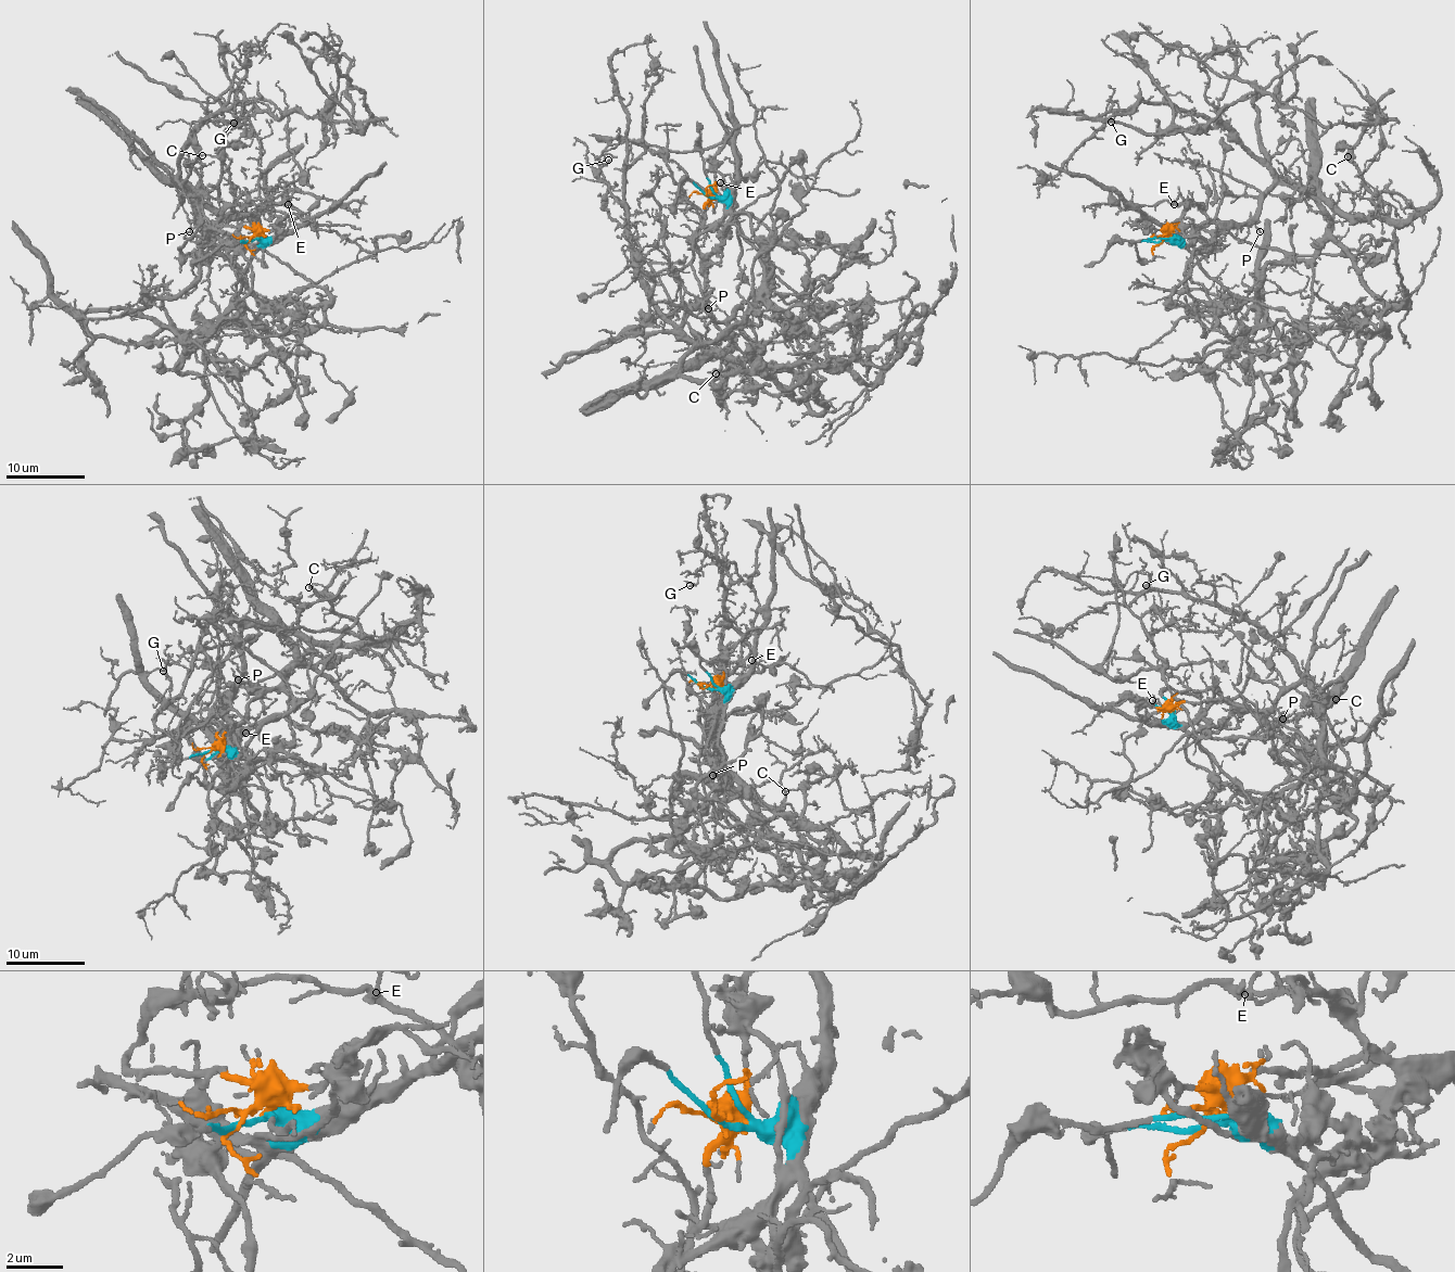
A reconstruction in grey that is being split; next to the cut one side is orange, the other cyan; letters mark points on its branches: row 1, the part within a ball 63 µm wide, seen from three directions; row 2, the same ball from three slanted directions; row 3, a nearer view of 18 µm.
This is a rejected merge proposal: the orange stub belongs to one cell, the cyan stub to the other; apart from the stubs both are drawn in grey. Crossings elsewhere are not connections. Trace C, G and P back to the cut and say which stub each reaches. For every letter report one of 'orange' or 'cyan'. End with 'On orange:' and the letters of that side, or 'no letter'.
C: orange
G: orange
P: orange
On orange: C, G, P

